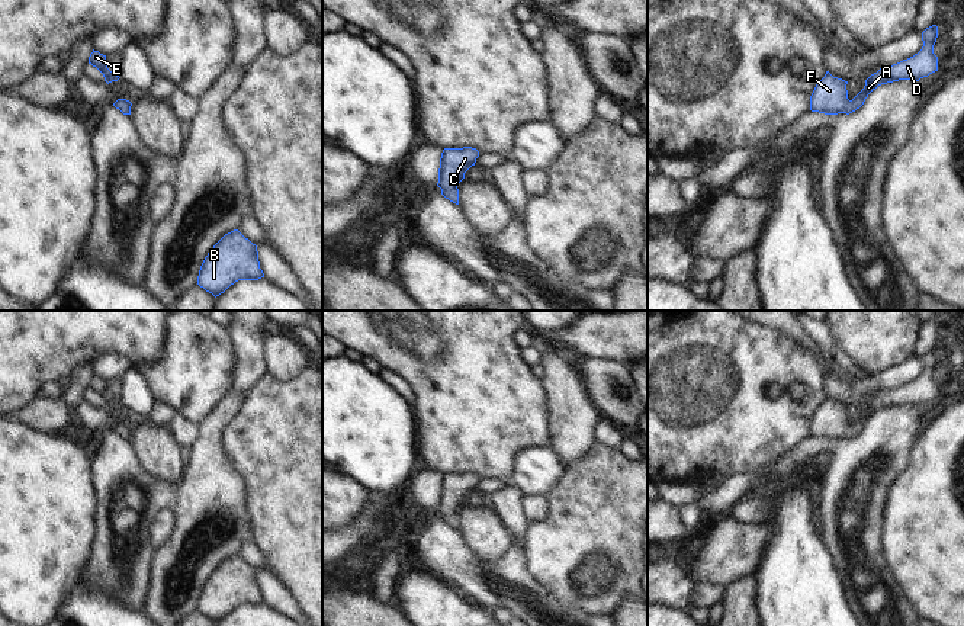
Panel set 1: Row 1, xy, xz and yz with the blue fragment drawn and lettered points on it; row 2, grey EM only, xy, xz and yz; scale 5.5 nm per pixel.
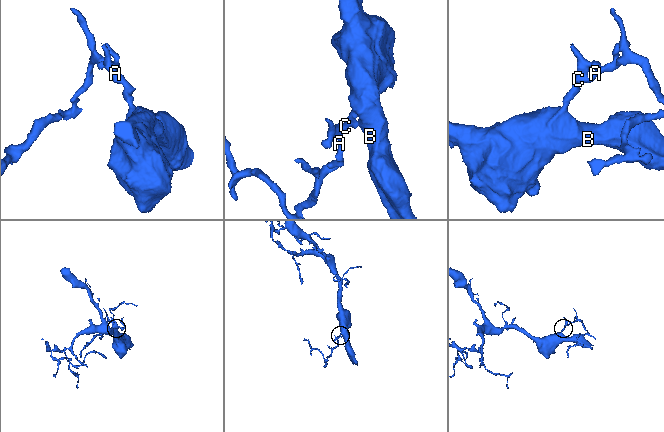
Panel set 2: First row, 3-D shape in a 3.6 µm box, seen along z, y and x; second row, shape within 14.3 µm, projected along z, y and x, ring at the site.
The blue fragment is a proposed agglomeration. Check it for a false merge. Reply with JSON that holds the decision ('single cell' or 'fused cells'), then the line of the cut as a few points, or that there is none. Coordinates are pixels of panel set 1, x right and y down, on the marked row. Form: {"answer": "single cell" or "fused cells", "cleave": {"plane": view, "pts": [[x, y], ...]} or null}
{"answer": "single cell", "cleave": null}

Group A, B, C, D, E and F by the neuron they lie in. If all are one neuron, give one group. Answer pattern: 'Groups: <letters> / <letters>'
Groups: A B C D E F.

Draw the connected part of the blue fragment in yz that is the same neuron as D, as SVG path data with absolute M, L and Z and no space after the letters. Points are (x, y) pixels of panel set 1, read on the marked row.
M932 25L922 32L923 46L913 57L893 65L884 65L865 80L864 89L852 99L848 99L848 81L833 77L826 71L825 77L816 84L810 96L810 110L825 115L852 113L859 109L868 94L881 84L913 80L938 71L938 57L934 54L934 45L938 38L938 26Z

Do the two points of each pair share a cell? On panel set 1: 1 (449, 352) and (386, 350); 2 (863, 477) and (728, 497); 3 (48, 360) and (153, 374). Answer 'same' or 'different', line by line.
1: same
2: same
3: different

